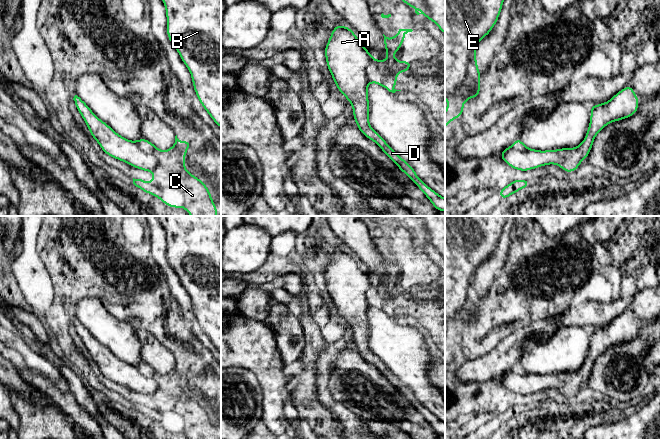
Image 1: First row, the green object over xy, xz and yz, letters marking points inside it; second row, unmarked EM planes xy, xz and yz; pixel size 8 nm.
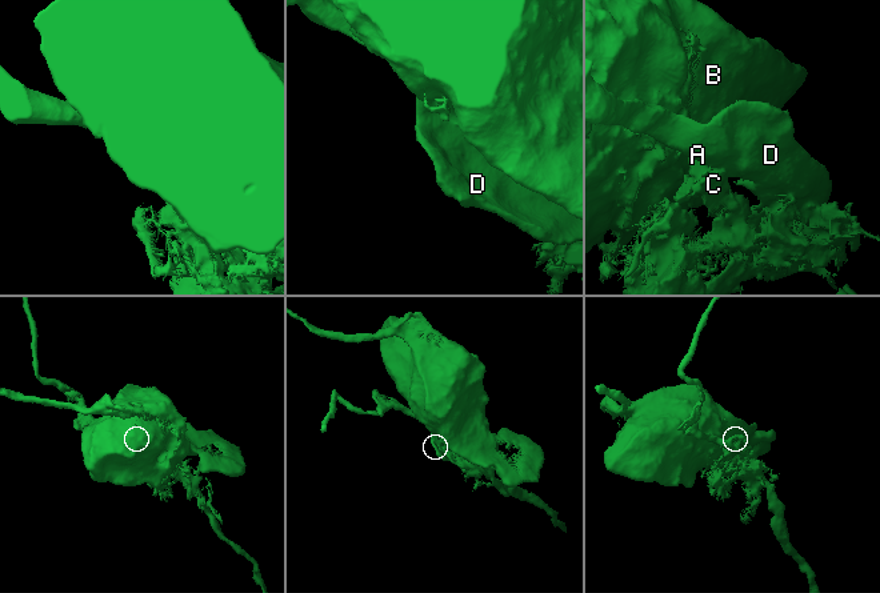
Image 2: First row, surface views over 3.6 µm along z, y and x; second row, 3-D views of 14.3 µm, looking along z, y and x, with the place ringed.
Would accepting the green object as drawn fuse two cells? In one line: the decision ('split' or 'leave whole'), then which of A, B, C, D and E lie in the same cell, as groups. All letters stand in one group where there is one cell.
split; A D / B C E

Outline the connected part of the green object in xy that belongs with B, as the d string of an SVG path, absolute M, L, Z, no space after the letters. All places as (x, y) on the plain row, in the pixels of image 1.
M157 216L165 233L169 265L187 290L195 317L221 352L221 216Z

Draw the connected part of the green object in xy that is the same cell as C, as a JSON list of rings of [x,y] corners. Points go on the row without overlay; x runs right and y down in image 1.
[[[176,359],[175,368],[166,375],[158,373],[143,361],[135,367],[145,377],[154,379],[157,384],[157,389],[153,393],[142,393],[142,395],[153,396],[153,406],[149,407],[142,403],[133,402],[133,408],[136,411],[145,417],[158,421],[168,431],[183,431],[190,439],[217,439],[217,430],[212,425],[212,419],[206,408],[185,393],[185,378],[188,372],[192,370],[192,366],[180,365]]]

